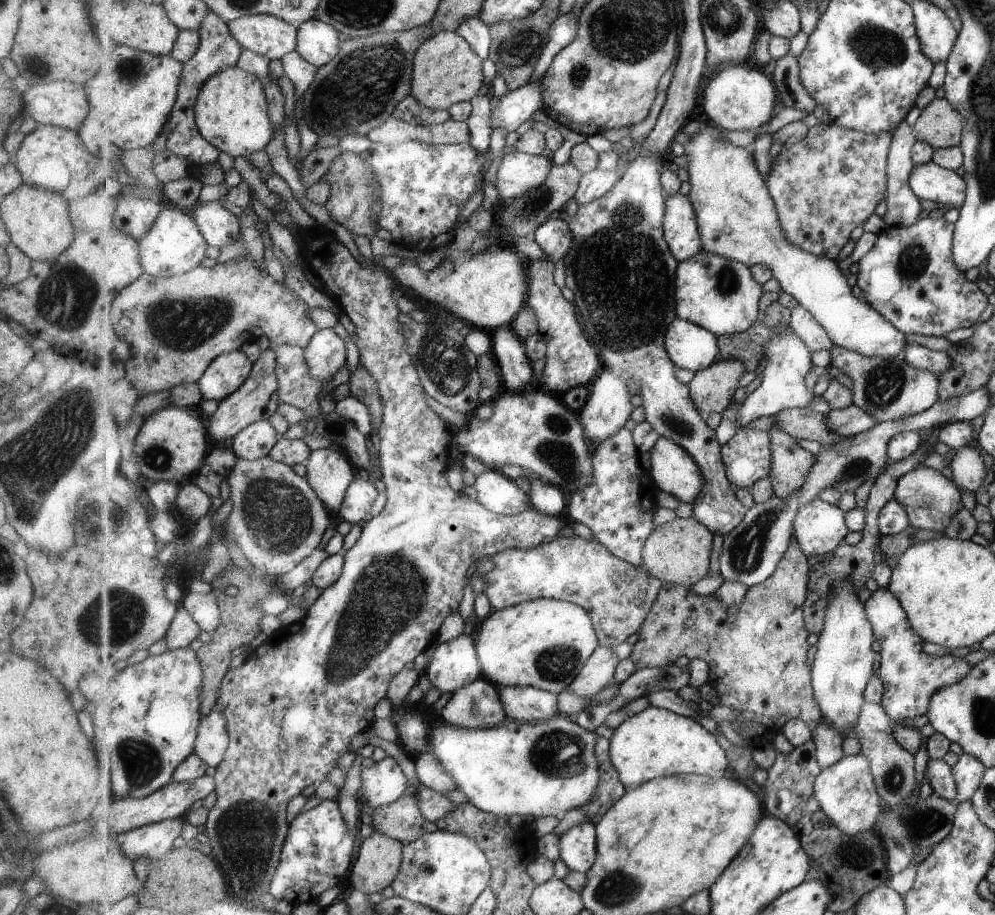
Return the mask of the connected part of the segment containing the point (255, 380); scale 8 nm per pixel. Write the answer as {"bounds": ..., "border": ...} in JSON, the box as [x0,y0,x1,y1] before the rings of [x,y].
{"bounds":[205,348,278,445],"border":[[[268,348],[262,351],[259,358],[254,362],[252,373],[245,384],[231,396],[220,401],[217,410],[205,419],[209,439],[213,445],[222,445],[225,440],[236,437],[243,429],[254,422],[271,418],[271,414],[275,411],[273,405],[276,402],[278,392],[277,363],[275,349]]]}

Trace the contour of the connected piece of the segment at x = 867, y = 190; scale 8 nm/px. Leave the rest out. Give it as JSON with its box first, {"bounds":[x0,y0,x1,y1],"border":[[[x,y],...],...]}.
{"bounds":[766,122,893,260],"border":[[[827,122],[822,125],[815,125],[810,128],[805,138],[802,138],[798,143],[793,146],[782,148],[781,152],[772,161],[771,174],[766,179],[768,187],[774,201],[777,205],[778,213],[780,214],[780,223],[784,227],[785,232],[788,234],[788,238],[791,242],[804,248],[806,251],[812,252],[814,255],[820,257],[827,257],[833,260],[837,260],[839,252],[845,248],[845,244],[851,240],[851,232],[863,224],[871,214],[876,214],[876,208],[880,205],[880,202],[886,200],[886,194],[888,192],[888,154],[893,142],[893,135],[891,132],[884,132],[881,134],[864,133],[863,131],[856,131],[840,127],[837,123]]]}

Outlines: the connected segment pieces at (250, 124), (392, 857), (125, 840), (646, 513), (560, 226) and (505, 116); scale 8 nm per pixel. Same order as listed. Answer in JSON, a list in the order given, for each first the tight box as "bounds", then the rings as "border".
[{"bounds":[196,65,274,160],"border":[[[237,65],[220,70],[205,82],[197,99],[196,121],[201,134],[214,147],[234,158],[242,156],[249,160],[253,153],[262,151],[274,137],[268,94],[262,77]]]},{"bounds":[350,831,404,894],"border":[[[375,831],[358,847],[350,870],[353,888],[367,894],[392,886],[404,861],[404,842]]]},{"bounds":[116,817,185,862],"border":[[[185,817],[165,819],[118,834],[116,839],[129,856],[139,862],[145,856],[159,858],[171,850],[173,842],[181,836]]]},{"bounds":[568,428,660,565],"border":[[[627,428],[618,430],[613,437],[599,444],[593,455],[594,483],[573,494],[568,514],[574,521],[587,526],[593,536],[608,546],[617,558],[642,565],[645,543],[656,527],[653,518],[657,508],[656,494],[660,488],[641,464],[641,453],[633,442],[633,432]]]},{"bounds":[534,217,574,263],"border":[[[562,217],[550,218],[534,234],[545,254],[555,263],[564,259],[574,243],[574,234],[568,220]]]},{"bounds":[491,78,543,132],"border":[[[542,78],[535,82],[529,81],[521,88],[499,98],[491,113],[492,127],[513,132],[523,122],[527,122],[537,110],[543,110],[543,106]]]}]

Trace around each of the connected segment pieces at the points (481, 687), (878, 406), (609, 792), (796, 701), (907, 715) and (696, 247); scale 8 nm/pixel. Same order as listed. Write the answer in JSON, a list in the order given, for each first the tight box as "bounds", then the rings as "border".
[{"bounds":[440,677,508,729],"border":[[[484,677],[460,688],[440,714],[443,722],[464,729],[498,727],[508,717],[500,699],[500,687]]]},{"bounds":[830,345,938,423],"border":[[[833,345],[830,350],[833,352],[833,370],[852,379],[854,403],[873,415],[878,423],[904,419],[923,412],[938,400],[938,377],[909,366],[902,356],[888,359],[868,357],[839,345]]]},{"bounds":[581,738,628,824],"border":[[[599,738],[596,746],[596,755],[600,762],[600,771],[602,772],[601,784],[597,789],[593,802],[581,808],[582,811],[585,811],[594,820],[595,824],[628,791],[620,779],[619,771],[613,764],[610,753],[611,745],[611,739]]]},{"bounds":[631,537,824,740],"border":[[[797,537],[791,539],[789,550],[785,553],[783,560],[778,564],[777,570],[767,579],[765,582],[758,584],[757,586],[751,587],[748,590],[747,596],[743,601],[743,604],[738,610],[736,620],[731,624],[727,622],[726,608],[722,605],[722,602],[713,595],[697,595],[691,594],[691,590],[687,585],[676,585],[671,583],[664,583],[661,587],[659,596],[653,603],[652,609],[649,611],[648,617],[645,619],[644,625],[639,630],[639,640],[633,645],[631,652],[631,658],[637,663],[639,669],[645,667],[664,667],[667,665],[675,665],[678,658],[687,657],[690,659],[706,659],[710,664],[710,680],[711,683],[719,693],[720,704],[730,705],[733,709],[738,710],[740,715],[737,719],[745,720],[756,720],[763,723],[767,728],[767,734],[764,734],[761,739],[768,740],[773,734],[781,732],[786,722],[793,719],[803,719],[811,728],[817,728],[821,722],[824,714],[819,702],[817,702],[813,681],[812,681],[812,668],[808,665],[808,650],[809,647],[809,633],[810,630],[806,625],[806,616],[804,611],[804,604],[809,592],[809,581],[810,581],[810,564],[809,556],[805,554],[805,551],[801,548],[800,542]]]},{"bounds":[865,587,972,724],"border":[[[888,587],[878,588],[865,602],[876,640],[881,644],[877,674],[885,685],[882,705],[895,724],[927,714],[928,702],[939,689],[960,681],[972,668],[964,658],[953,655],[927,656],[922,651],[922,640],[908,622],[900,599]]]},{"bounds":[665,195,704,262],"border":[[[689,195],[667,197],[665,238],[680,262],[687,261],[704,248],[698,225],[696,207]]]}]

